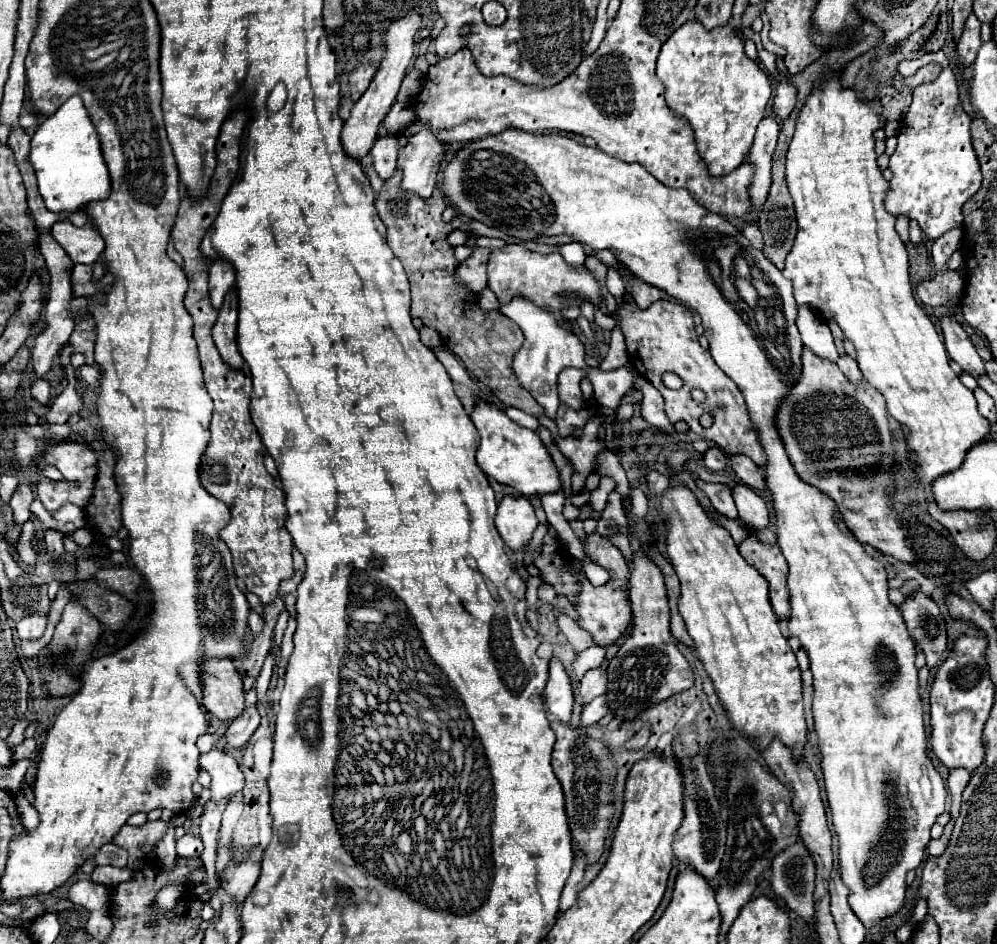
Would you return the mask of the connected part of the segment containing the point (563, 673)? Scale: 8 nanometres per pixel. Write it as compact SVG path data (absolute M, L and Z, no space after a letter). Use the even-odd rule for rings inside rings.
M551 658L549 682L545 686L545 704L561 722L569 722L573 714L573 680L559 658Z

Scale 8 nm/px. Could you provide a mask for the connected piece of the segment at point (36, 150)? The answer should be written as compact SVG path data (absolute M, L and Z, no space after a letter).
M71 96L53 116L45 118L37 126L31 138L29 160L37 174L39 194L51 212L63 212L69 216L95 200L105 200L111 194L111 176L103 160L99 134L95 132L79 96Z

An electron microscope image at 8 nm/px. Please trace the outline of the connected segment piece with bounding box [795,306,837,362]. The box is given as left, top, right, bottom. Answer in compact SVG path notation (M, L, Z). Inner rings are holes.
M799 306L795 324L801 332L803 346L811 348L821 358L827 358L831 362L837 360L837 348L835 348L831 330L819 312L815 312L813 308L807 308L807 306Z

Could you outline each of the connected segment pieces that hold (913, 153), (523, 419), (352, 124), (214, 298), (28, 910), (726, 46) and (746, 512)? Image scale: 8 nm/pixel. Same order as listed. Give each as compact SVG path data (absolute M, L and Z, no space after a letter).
M943 50L929 52L915 60L903 60L899 64L901 74L915 74L923 64L937 62L943 66L941 76L933 84L915 88L912 103L899 124L897 150L889 160L893 178L885 192L887 212L899 216L905 214L919 224L929 240L937 240L945 232L963 226L963 204L981 186L981 168L971 144L971 118L965 114L955 74Z
M506 407L505 413L513 422L517 422L521 426L527 426L529 430L537 430L539 428L539 422L537 422L535 416L529 416L529 414L525 414L525 412L521 412L521 410L517 410L515 407Z
M411 10L401 20L393 20L391 26L387 28L387 32L385 32L385 42L387 42L385 44L385 58L383 58L383 62L381 62L371 86L367 88L367 92L353 106L351 116L345 122L343 132L341 132L341 144L343 144L343 150L345 150L345 154L349 158L363 160L369 154L369 150L371 150L371 146L373 146L373 142L377 138L379 124L383 122L383 118L391 110L391 106L393 106L393 102L397 98L401 80L403 80L403 76L407 72L407 66L409 66L409 62L413 58L413 46L415 46L413 36L417 34L419 28L421 28L421 16L415 10Z
M213 260L209 268L209 294L213 308L219 308L223 304L223 298L227 290L235 282L235 268L227 260Z
M25 898L25 900L19 900L21 904L25 904L25 910L23 910L23 914L21 914L21 918L25 920L25 922L31 922L31 920L35 920L37 916L41 916L43 914L43 902L39 900L39 898Z
M695 18L677 28L667 42L661 46L659 58L657 58L657 76L663 80L667 92L667 104L673 112L679 116L685 116L695 132L695 142L697 142L697 152L705 160L709 174L715 178L721 178L735 168L741 166L745 160L747 152L751 150L755 128L765 116L767 102L771 98L771 78L765 70L759 68L757 62L749 60L743 50L743 40L735 36L735 28L725 24L713 30L705 30L701 22Z
M737 484L733 488L733 500L739 510L739 520L749 528L767 528L769 526L769 510L765 500L745 484Z

